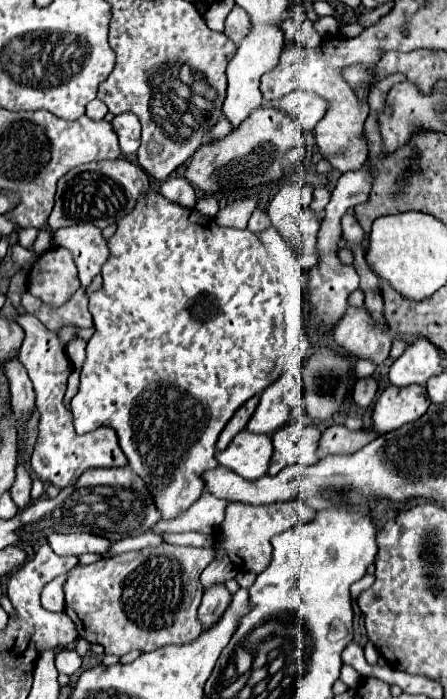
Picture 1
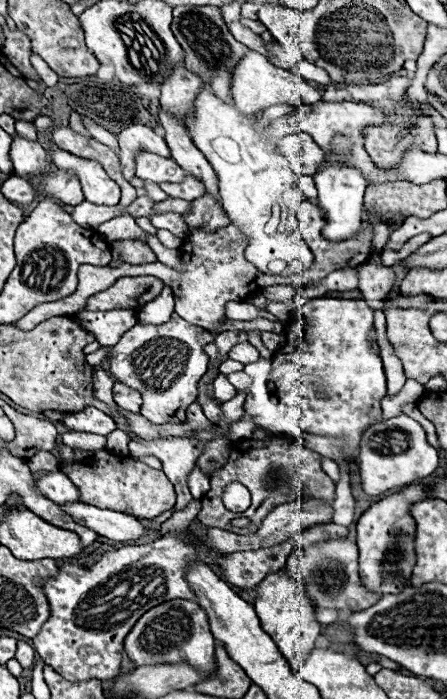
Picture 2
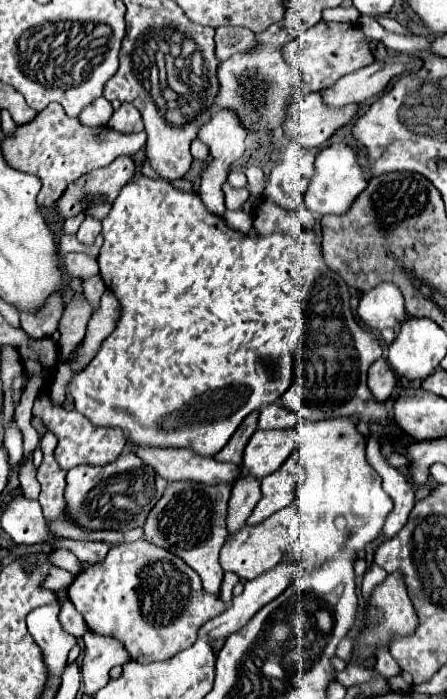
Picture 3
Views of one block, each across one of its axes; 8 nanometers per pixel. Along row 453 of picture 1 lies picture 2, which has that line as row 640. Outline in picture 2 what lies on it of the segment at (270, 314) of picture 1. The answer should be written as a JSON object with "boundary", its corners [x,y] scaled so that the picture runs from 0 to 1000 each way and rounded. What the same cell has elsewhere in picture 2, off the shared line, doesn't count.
{"boundary":[[[376,858],[358,867],[331,873],[286,904],[277,913],[277,930],[300,953],[313,950],[430,950],[443,961],[479,964],[483,941],[479,941],[479,913],[470,904],[461,876],[425,858]]]}

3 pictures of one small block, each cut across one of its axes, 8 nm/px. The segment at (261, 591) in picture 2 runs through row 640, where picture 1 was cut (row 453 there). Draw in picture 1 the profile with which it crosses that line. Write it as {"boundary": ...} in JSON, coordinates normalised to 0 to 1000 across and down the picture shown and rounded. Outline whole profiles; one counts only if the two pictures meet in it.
{"boundary":[[[653,607],[617,615],[609,621],[613,652],[609,652],[600,678],[617,678],[631,670],[653,664],[671,664],[671,667],[707,664],[711,629],[716,629],[716,618],[702,609]]]}

